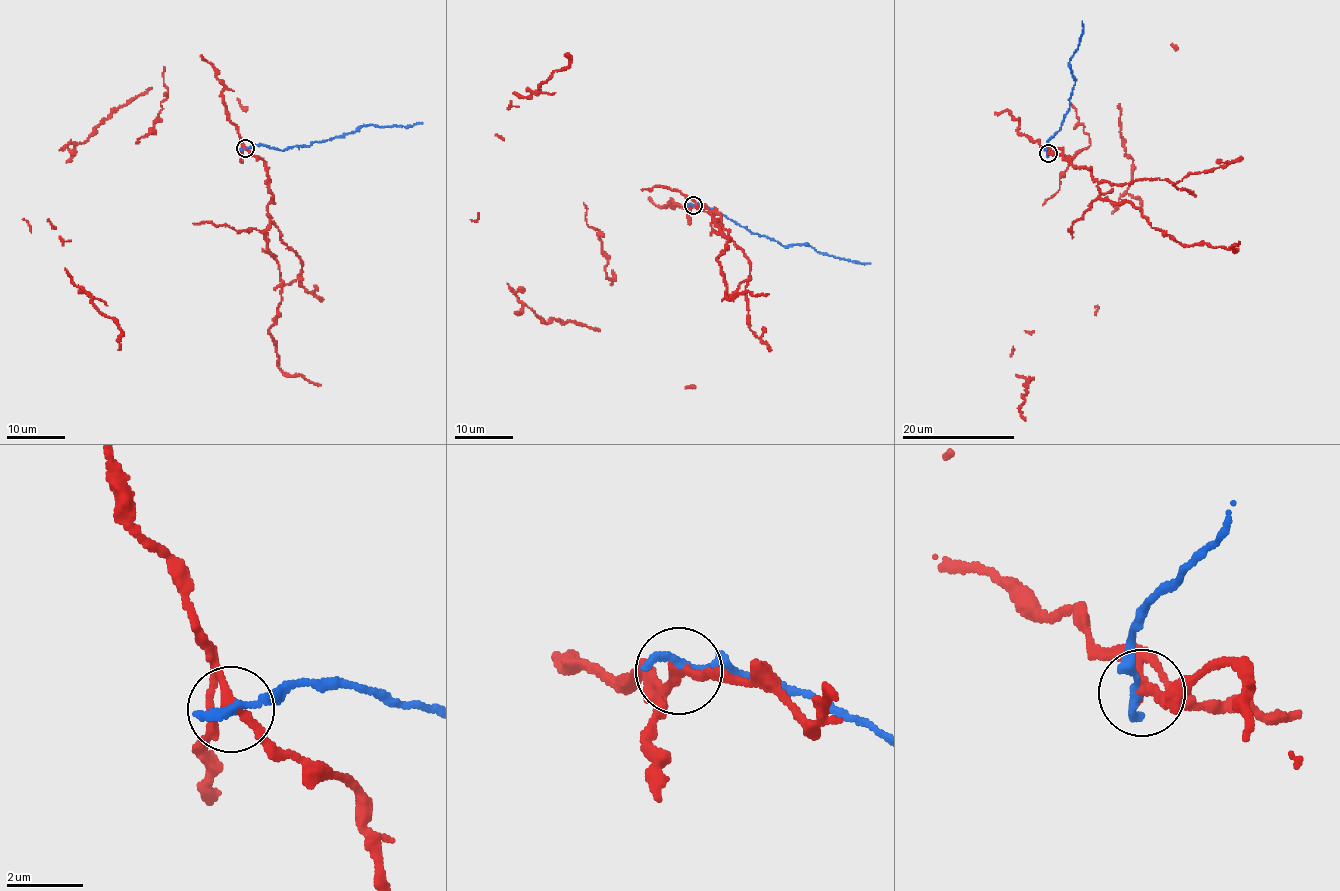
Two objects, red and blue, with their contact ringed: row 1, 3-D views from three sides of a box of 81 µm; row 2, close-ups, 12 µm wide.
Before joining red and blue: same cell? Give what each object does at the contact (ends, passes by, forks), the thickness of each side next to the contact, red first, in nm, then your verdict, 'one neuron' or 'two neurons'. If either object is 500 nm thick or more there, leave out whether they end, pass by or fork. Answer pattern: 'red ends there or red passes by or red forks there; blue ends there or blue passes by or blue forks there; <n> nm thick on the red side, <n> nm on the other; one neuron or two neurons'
red passes by; blue ends there; 240 nm thick on the red side, 240 nm on the other; two neurons

